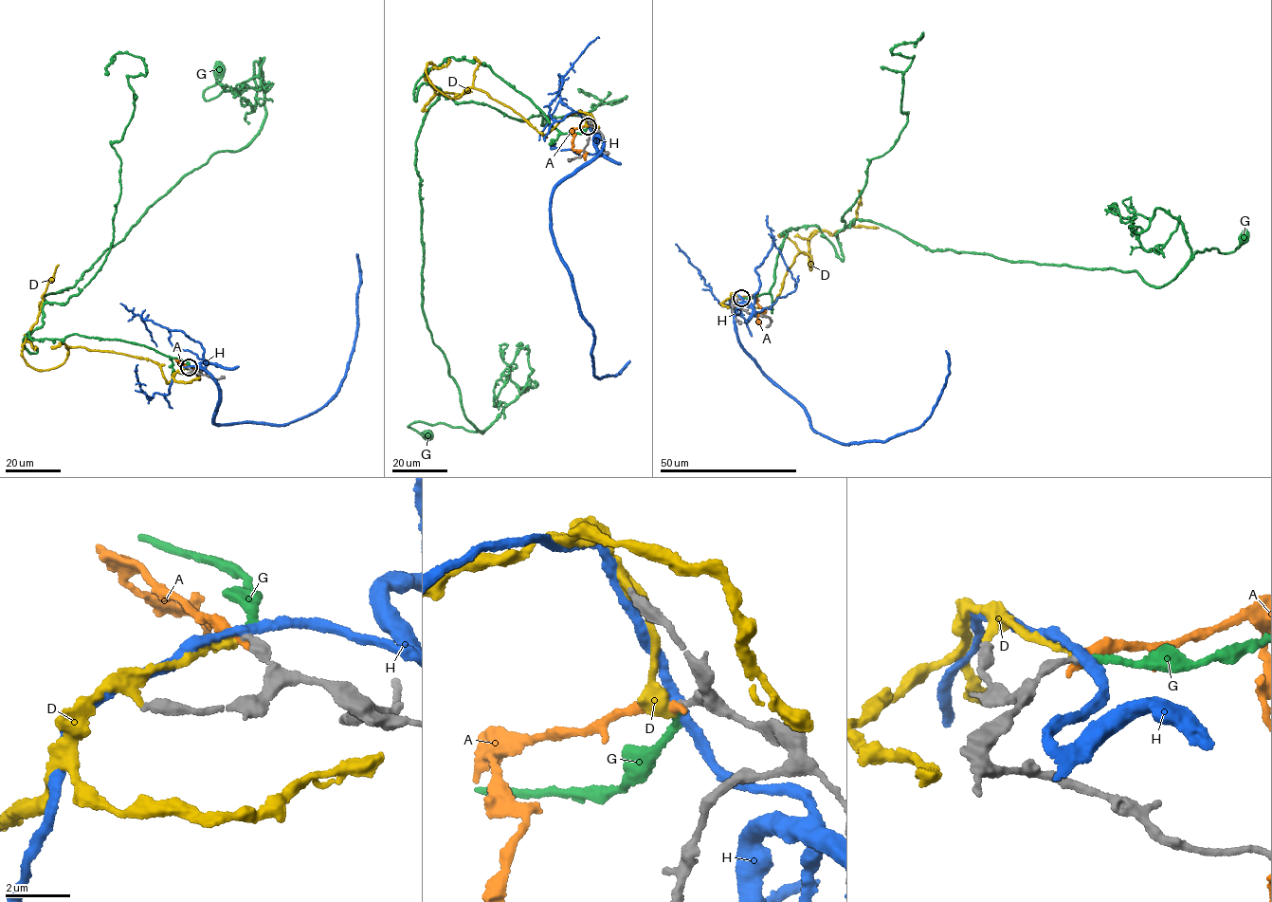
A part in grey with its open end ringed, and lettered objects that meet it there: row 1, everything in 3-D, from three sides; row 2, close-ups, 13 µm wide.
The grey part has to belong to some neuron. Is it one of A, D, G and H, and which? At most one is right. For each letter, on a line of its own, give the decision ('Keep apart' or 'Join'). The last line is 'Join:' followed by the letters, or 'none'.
A: Keep apart
D: Keep apart
G: Join
H: Keep apart
Join: G

